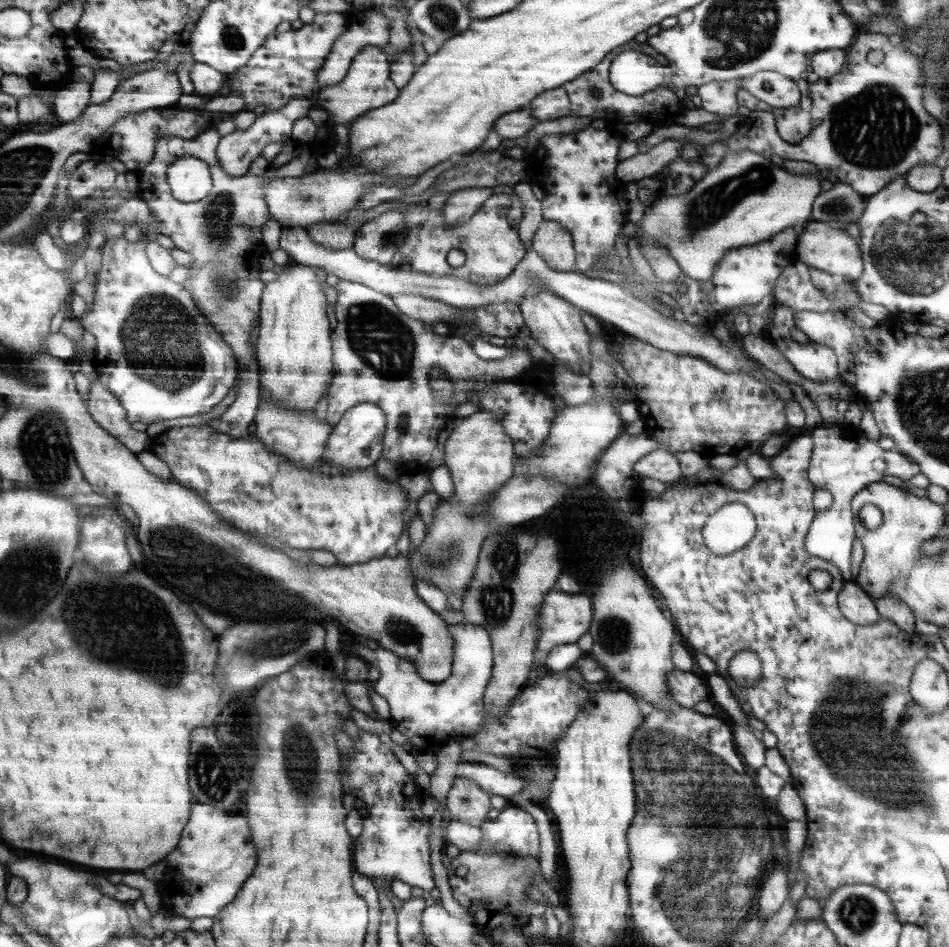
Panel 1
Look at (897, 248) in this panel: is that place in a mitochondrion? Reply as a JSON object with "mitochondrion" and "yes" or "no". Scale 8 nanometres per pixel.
{"mitochondrion":"yes"}

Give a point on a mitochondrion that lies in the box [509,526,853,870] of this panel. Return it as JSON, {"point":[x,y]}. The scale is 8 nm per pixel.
{"point":[611,638]}

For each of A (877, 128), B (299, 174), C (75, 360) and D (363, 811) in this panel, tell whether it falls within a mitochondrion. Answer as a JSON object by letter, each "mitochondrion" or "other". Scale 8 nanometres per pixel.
{"A":"mitochondrion","B":"other","C":"other","D":"other"}

